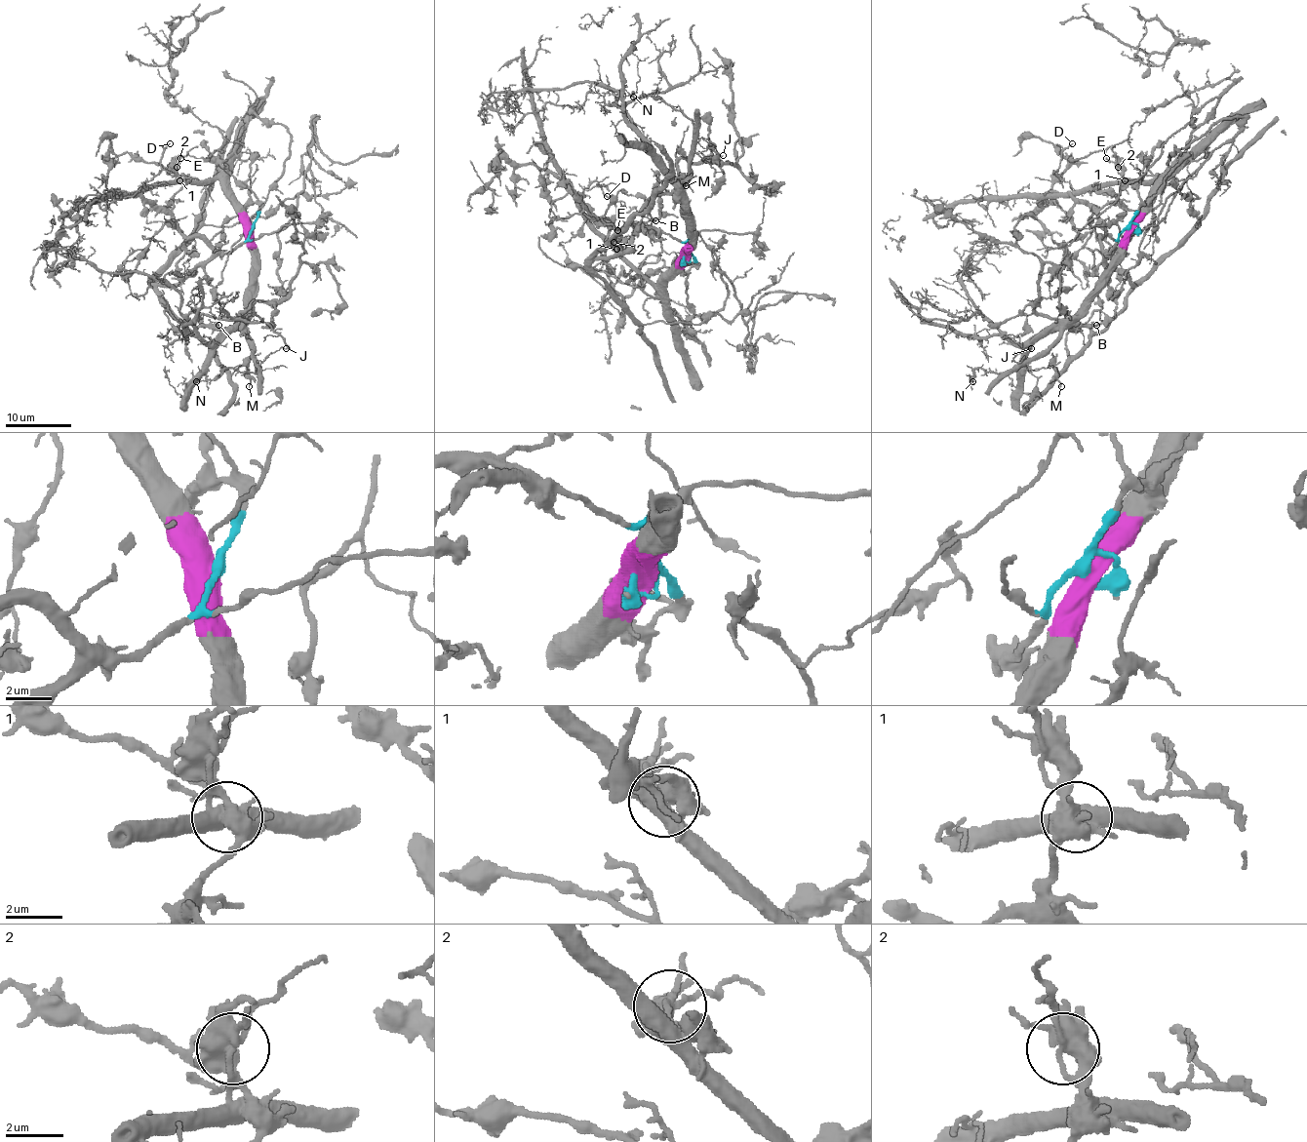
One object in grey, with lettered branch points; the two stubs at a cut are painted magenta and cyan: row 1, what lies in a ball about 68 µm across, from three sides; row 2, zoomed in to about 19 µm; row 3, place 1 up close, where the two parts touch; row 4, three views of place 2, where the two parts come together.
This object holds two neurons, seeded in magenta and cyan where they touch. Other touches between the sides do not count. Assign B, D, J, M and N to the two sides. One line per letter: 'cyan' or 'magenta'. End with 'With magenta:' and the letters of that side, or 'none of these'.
B: cyan
D: magenta
J: magenta
M: cyan
N: magenta
With magenta: D, J, N

